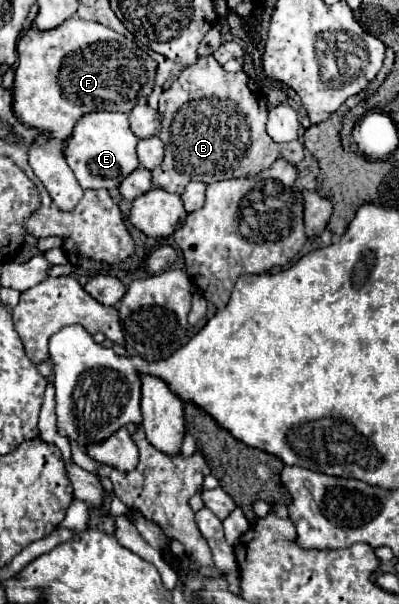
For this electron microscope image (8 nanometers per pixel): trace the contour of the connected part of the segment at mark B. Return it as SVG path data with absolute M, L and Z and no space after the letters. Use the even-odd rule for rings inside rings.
M213 55L199 57L195 65L185 67L177 81L163 91L159 99L159 113L163 115L159 137L165 143L165 159L155 167L153 187L181 195L189 181L215 183L233 177L255 177L267 169L275 159L283 157L293 163L303 159L303 143L275 143L267 131L267 99L255 83L241 71L225 71ZM245 123L249 139L245 143Z

